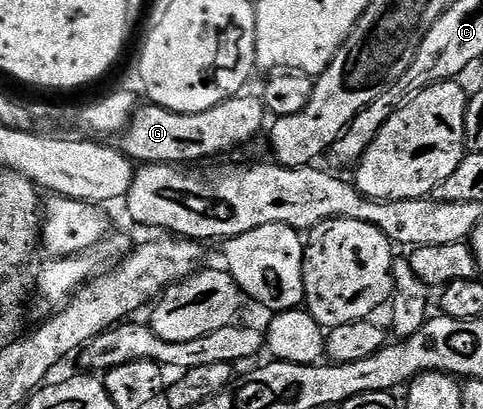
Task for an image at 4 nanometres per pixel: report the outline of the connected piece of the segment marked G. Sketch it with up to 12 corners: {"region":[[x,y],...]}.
{"region":[[258,96],[209,111],[140,104],[117,148],[180,167],[231,153],[269,117]]}

